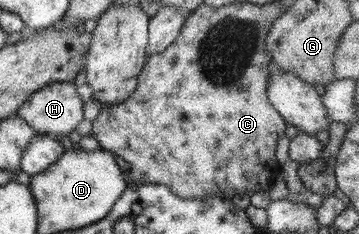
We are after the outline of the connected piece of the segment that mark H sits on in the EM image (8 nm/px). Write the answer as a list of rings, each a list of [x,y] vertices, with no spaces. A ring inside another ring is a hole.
[[[50,82],[42,89],[35,91],[19,107],[17,114],[38,134],[49,134],[61,137],[72,133],[83,119],[83,105],[80,94],[76,92],[75,82]]]

